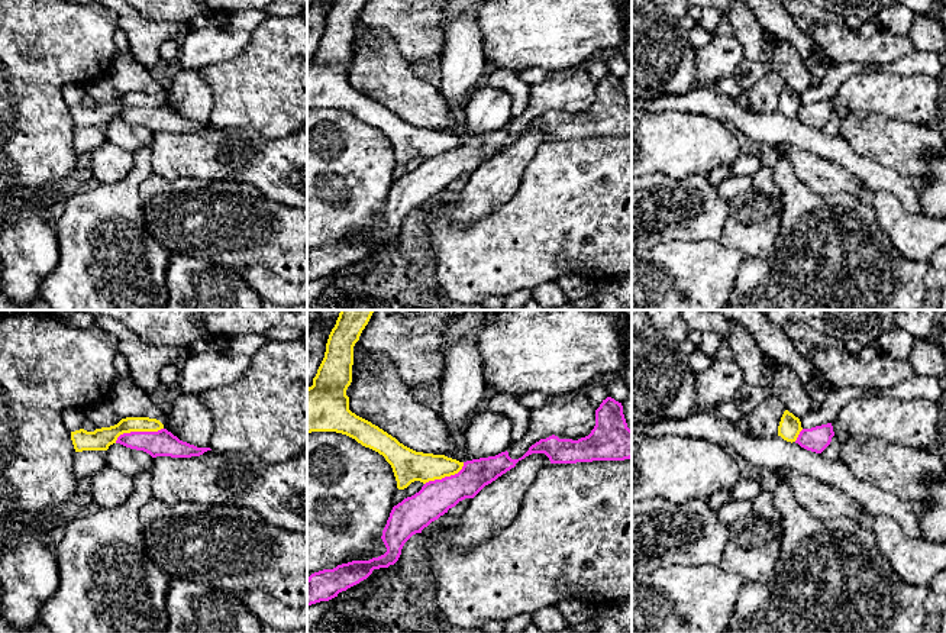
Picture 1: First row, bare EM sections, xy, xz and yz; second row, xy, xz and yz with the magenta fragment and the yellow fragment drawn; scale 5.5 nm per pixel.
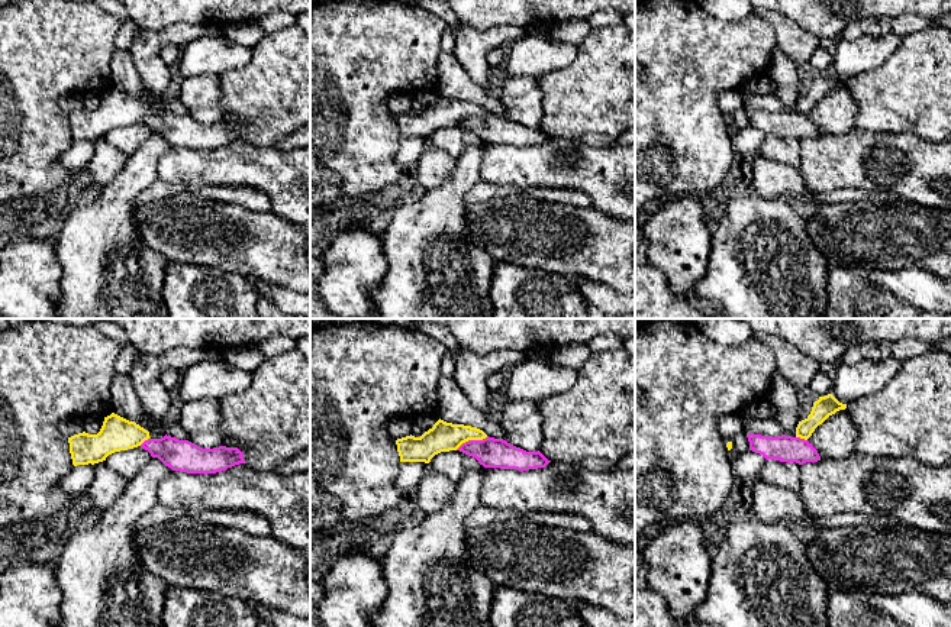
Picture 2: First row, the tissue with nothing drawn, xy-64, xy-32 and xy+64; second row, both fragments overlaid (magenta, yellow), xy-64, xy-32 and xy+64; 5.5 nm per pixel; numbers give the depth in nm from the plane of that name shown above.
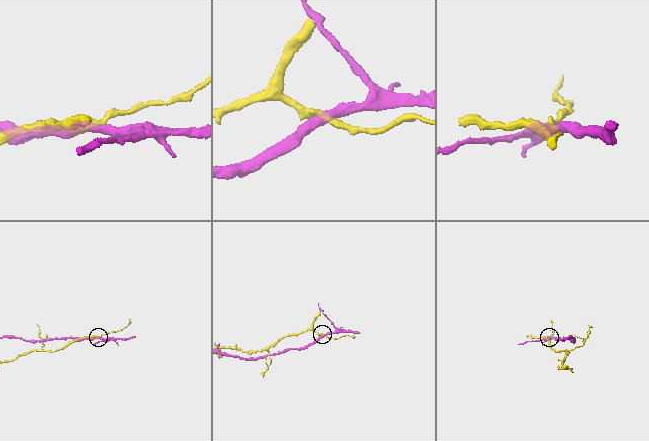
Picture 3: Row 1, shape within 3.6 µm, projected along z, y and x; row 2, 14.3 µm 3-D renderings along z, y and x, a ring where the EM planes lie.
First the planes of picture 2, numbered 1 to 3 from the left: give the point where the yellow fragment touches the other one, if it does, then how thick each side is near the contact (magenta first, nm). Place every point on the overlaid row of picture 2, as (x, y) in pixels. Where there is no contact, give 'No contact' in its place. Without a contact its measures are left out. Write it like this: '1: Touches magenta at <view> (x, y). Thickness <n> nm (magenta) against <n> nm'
1: Touches magenta at xy-64 (145, 440). Thickness 180 nm (magenta) against 190 nm
2: Touches magenta at xy-32 (471, 440). Thickness 170 nm (magenta) against 160 nm
3: Touches magenta at xy+64 (802, 439). Thickness 150 nm (magenta) against 120 nm

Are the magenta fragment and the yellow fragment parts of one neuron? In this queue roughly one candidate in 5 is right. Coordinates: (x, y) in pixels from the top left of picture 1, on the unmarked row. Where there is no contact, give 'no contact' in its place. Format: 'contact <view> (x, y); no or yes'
contact xy (138, 107); no

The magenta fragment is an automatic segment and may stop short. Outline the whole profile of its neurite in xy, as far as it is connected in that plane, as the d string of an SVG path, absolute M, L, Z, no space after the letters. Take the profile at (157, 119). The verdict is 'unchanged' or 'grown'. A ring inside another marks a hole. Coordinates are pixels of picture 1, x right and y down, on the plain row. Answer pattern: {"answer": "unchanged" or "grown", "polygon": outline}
{"answer": "unchanged", "polygon": "M167 104L158 107L130 107L123 109L117 113L116 119L126 123L143 126L152 133L156 132L171 132L171 133L191 133L200 132L210 123L197 123L187 117L180 116Z"}

